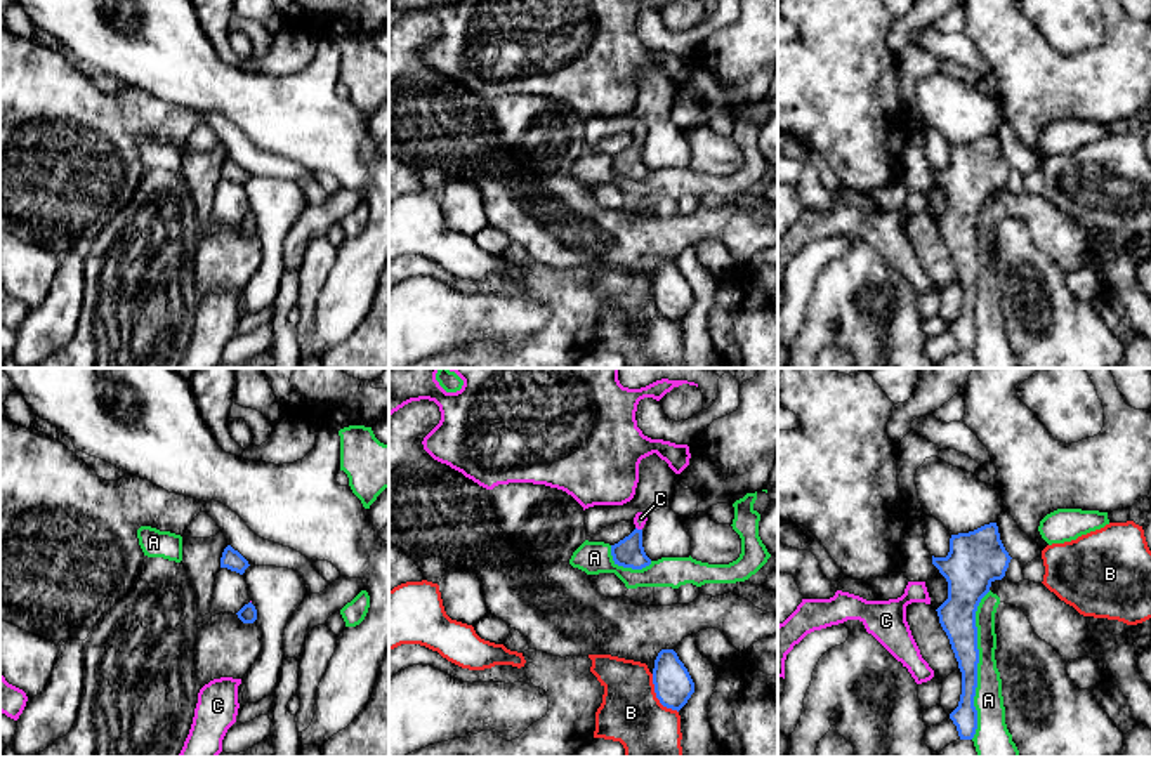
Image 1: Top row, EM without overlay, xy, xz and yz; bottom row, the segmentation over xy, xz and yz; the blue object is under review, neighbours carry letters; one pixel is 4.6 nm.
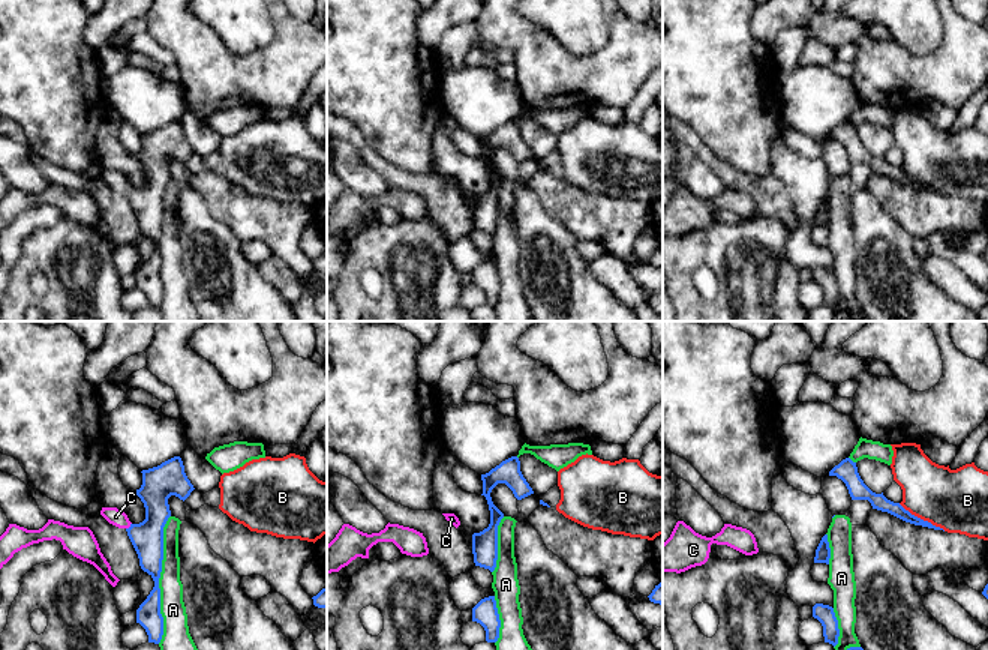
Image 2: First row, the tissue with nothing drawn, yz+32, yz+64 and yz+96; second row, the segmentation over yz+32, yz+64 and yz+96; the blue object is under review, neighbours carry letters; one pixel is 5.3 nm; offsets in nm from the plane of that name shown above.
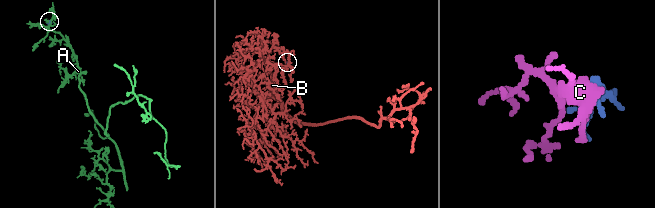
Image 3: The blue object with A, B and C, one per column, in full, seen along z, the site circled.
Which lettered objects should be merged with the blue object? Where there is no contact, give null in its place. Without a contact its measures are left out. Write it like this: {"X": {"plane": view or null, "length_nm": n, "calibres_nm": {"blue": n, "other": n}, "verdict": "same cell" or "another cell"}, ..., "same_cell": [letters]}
{"A": {"plane": "yz", "length_nm": 700, "calibres_nm": {"blue": 180, "other": 140}, "verdict": "another cell"}, "B": {"plane": "xz", "length_nm": 220, "calibres_nm": {"blue": 180, "other": 280}, "verdict": "another cell"}, "C": {"plane": "xz", "length_nm": 40, "calibres_nm": {"blue": 140, "other": 60}, "verdict": "same cell"}, "same_cell": ["C"]}

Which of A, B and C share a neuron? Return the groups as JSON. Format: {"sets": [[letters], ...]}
{"sets": [["A"], ["B"], ["C"]]}

